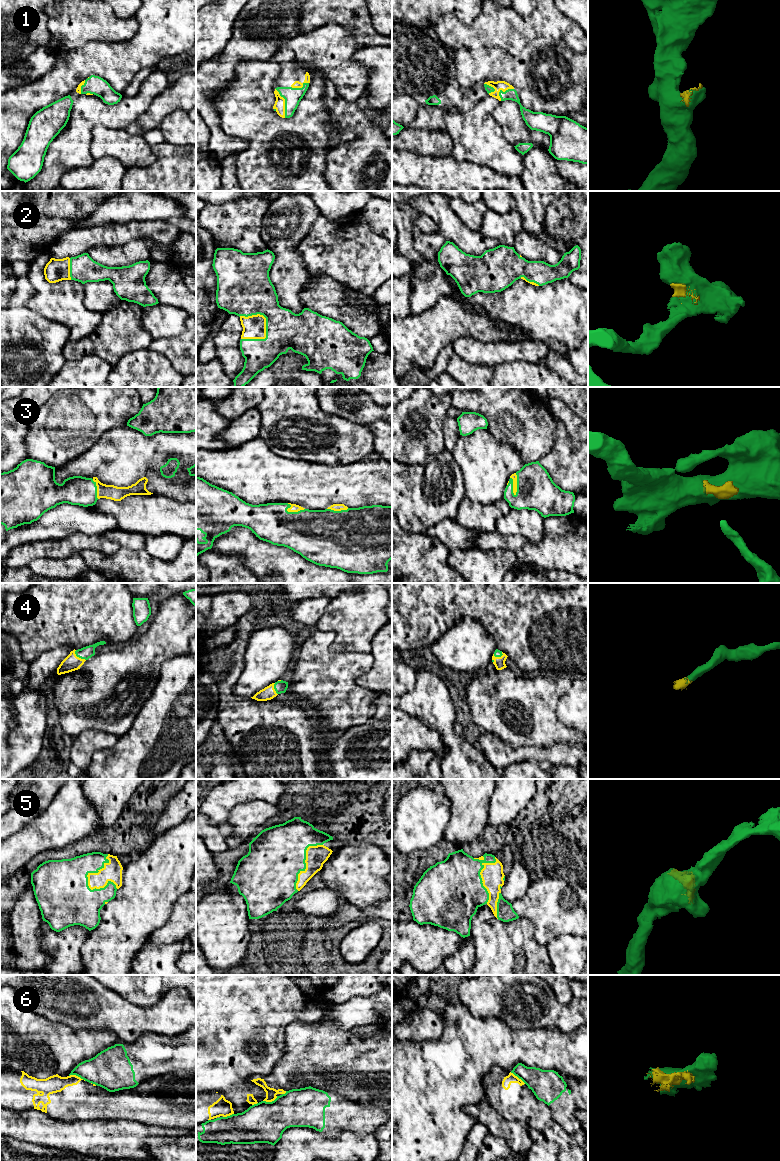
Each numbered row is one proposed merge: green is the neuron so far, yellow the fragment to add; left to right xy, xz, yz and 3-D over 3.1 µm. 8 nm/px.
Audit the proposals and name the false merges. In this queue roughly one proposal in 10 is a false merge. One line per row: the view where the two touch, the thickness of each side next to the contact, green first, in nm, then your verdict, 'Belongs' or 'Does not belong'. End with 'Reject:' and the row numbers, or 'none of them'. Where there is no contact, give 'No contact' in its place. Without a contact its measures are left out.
1: Touches green in xz. Thickness 140 nm (green) against 90 nm. Belongs
2: Touches green in xz. Thickness 440 nm (green) against 190 nm. Belongs
3: Touches green in yz. Thickness 300 nm (green) against 50 nm. Belongs
4: Touches green in xy. Thickness 100 nm (green) against 130 nm. Belongs
5: Touches green in xy. Thickness 360 nm (green) against 160 nm. Belongs
6: Touches green in xy. Thickness 300 nm (green) against 140 nm. Does not belong
Reject: 6

